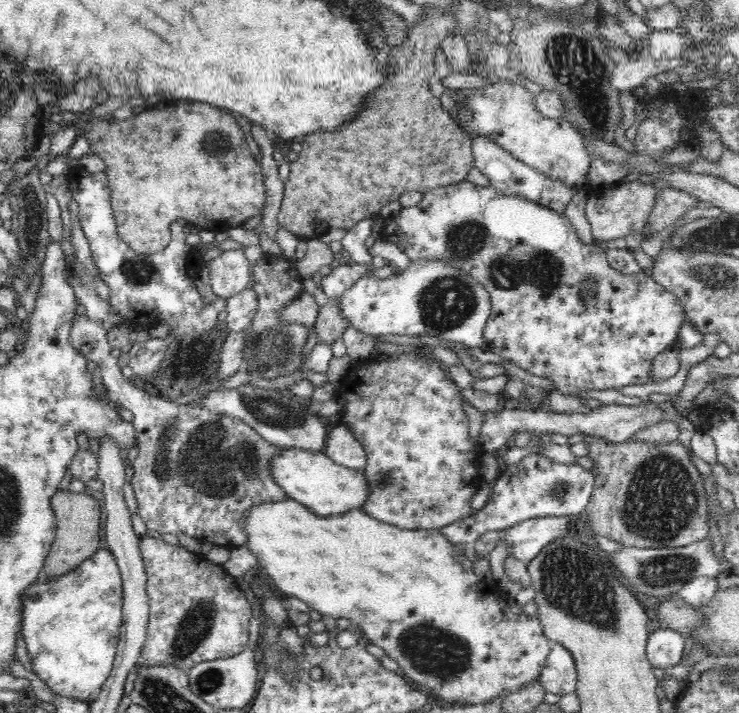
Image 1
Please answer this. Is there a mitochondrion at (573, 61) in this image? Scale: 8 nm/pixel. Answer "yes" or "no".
yes

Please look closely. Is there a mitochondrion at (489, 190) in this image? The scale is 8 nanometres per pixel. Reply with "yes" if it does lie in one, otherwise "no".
no

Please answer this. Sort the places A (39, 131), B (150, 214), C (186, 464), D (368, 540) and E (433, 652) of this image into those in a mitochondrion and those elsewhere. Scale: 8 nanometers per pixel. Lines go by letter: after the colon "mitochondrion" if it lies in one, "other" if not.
A: other
B: other
C: mitochondrion
D: other
E: mitochondrion

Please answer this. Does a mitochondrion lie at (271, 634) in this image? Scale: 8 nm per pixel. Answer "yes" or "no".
no

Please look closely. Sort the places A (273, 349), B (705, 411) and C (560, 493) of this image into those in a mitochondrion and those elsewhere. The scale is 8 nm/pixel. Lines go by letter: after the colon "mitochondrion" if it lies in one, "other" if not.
A: mitochondrion
B: other
C: mitochondrion

